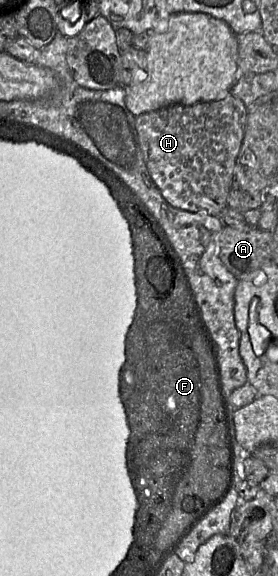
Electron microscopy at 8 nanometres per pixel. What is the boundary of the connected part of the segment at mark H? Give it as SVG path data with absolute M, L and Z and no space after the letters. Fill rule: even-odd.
M231 93L223 98L193 105L173 104L136 117L136 130L148 171L164 199L173 207L190 212L219 216L228 206L227 197L234 180L249 111Z

